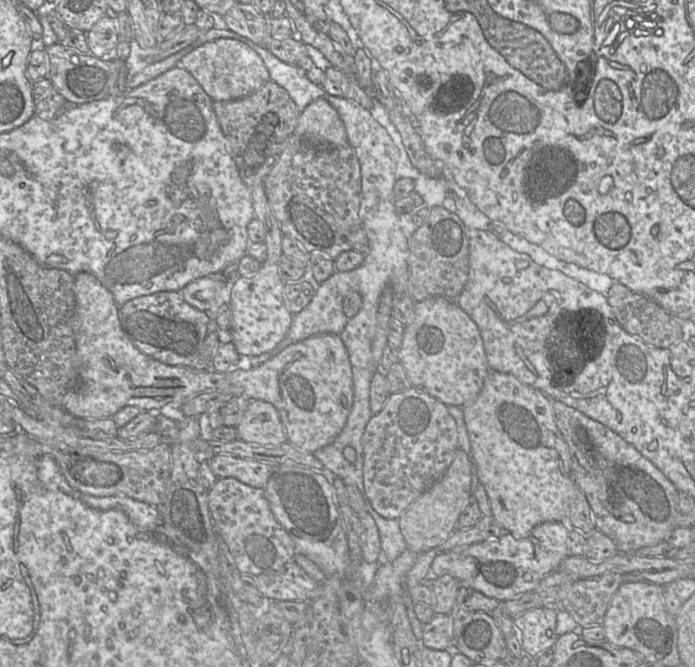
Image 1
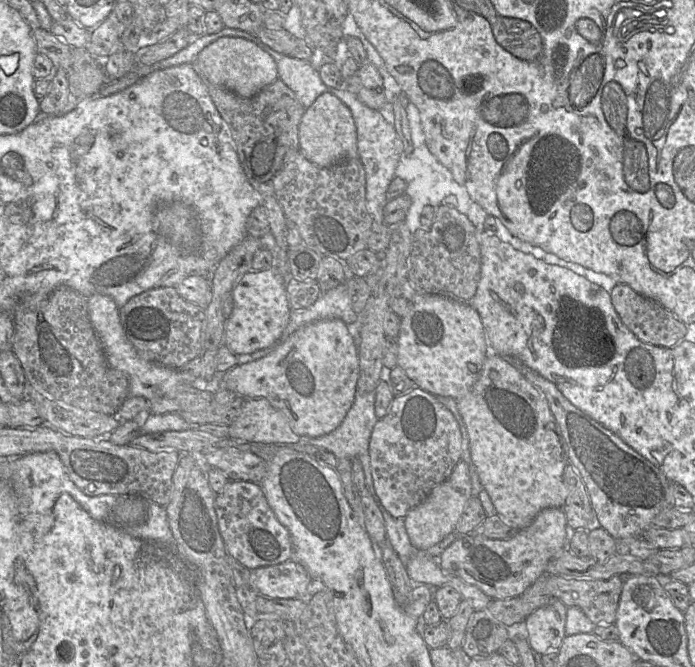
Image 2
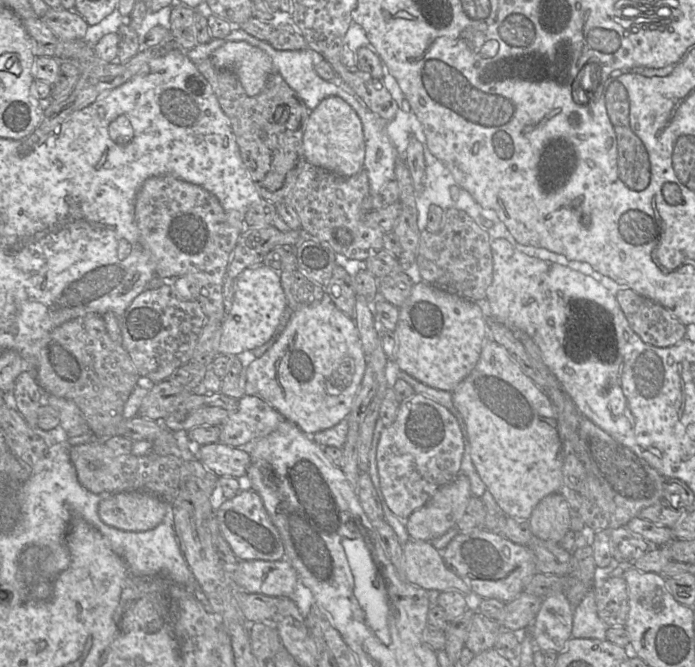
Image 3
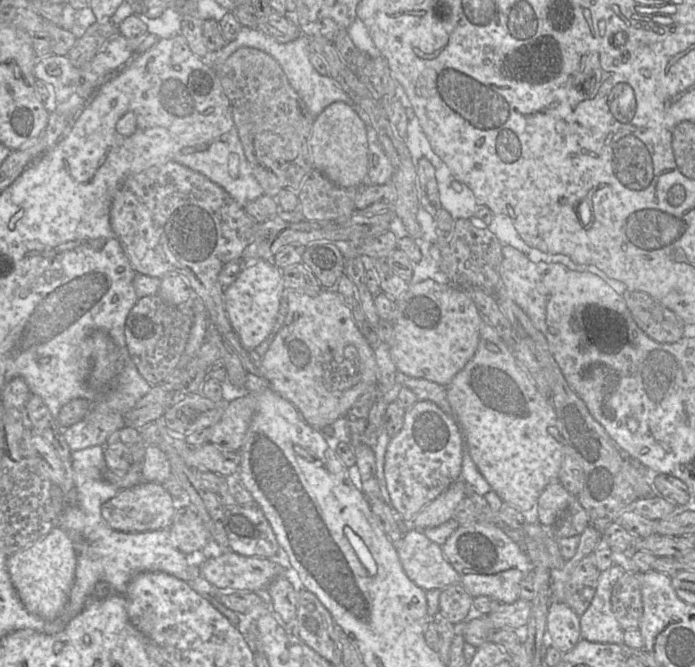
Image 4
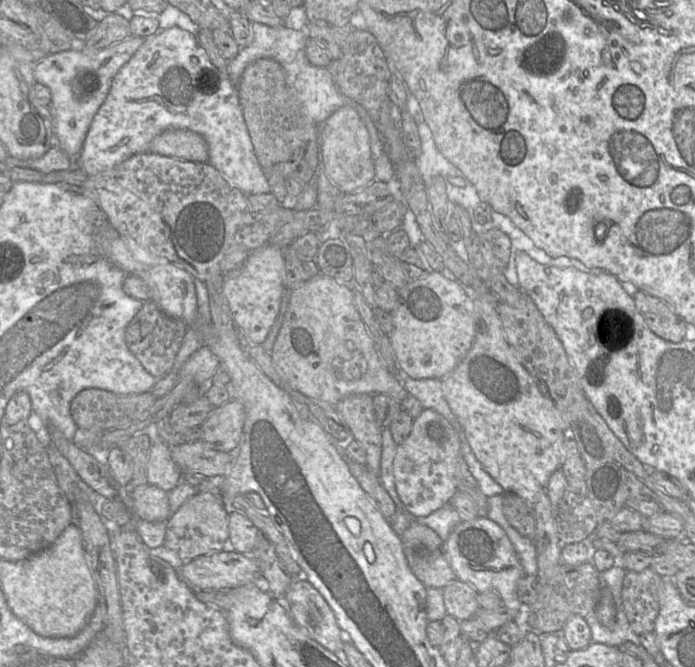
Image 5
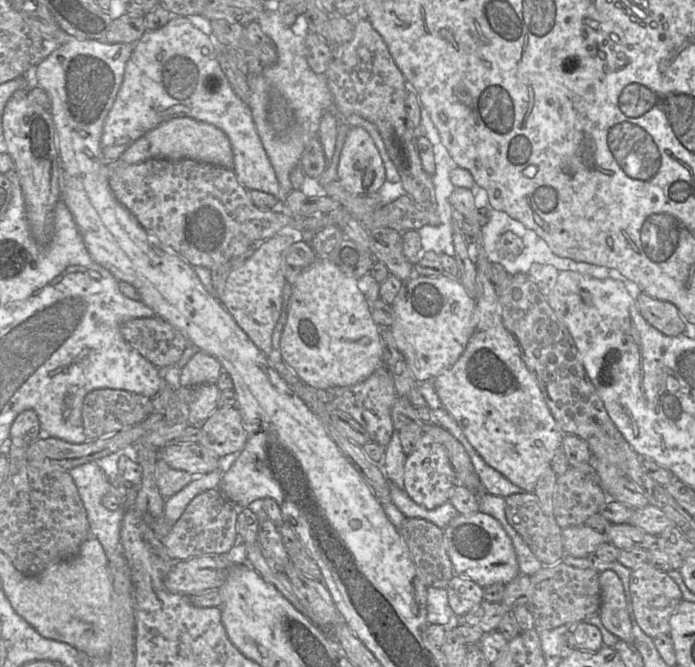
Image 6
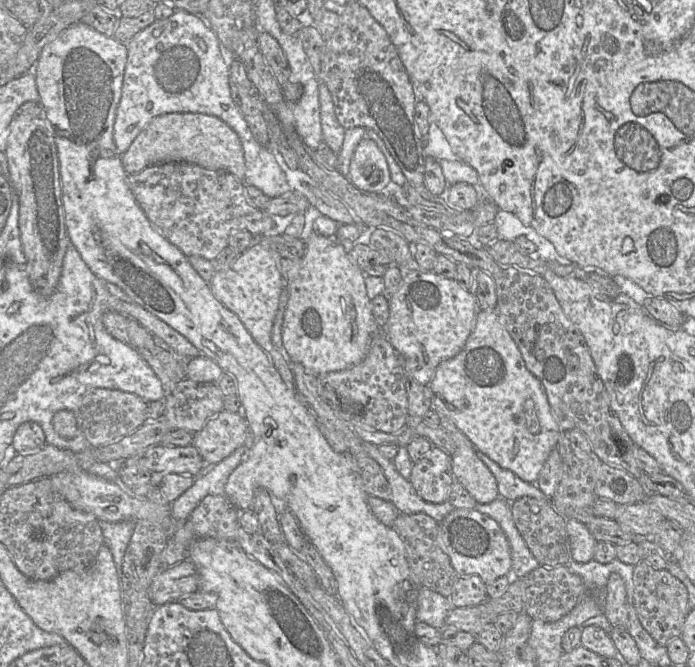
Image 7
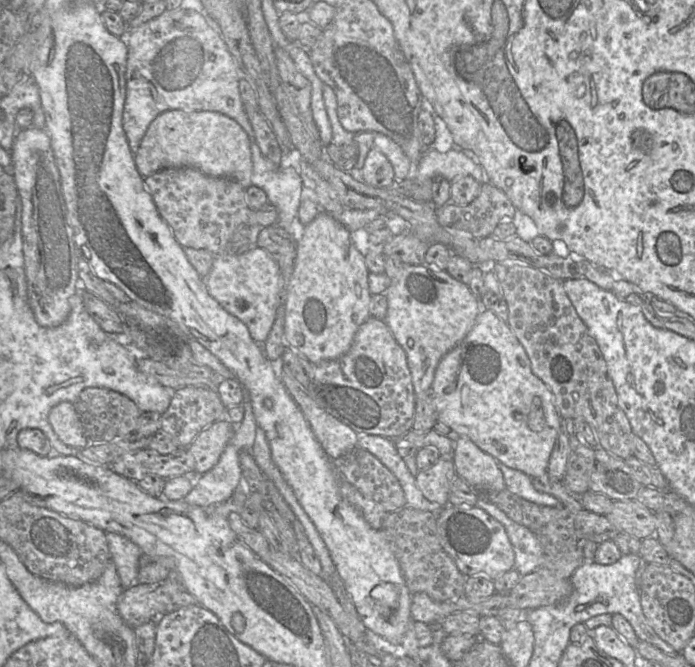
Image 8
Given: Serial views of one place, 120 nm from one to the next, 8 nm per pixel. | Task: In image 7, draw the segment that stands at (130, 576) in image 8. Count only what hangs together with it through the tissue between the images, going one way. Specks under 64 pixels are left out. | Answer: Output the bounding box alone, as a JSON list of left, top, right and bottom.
[99,520,134,573]

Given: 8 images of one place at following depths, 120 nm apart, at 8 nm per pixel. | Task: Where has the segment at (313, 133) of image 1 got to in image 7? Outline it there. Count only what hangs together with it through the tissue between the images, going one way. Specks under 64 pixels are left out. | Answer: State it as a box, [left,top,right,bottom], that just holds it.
[348,138,391,193]

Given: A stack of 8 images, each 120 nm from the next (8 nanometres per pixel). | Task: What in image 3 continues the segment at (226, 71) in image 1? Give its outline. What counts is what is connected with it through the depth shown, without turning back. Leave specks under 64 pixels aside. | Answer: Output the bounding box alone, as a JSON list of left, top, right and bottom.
[210,41,274,97]

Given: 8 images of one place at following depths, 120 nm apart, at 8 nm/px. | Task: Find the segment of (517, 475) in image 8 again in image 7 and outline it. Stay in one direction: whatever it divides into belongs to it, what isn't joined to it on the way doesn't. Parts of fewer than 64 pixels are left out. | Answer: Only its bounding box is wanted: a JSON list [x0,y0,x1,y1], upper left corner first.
[476,450,547,502]

